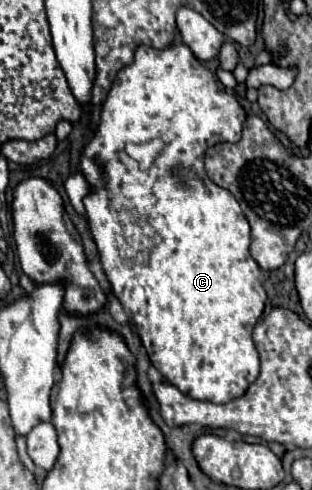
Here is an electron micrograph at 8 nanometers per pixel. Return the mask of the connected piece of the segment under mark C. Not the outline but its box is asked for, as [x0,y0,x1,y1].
[78,43,266,403]

